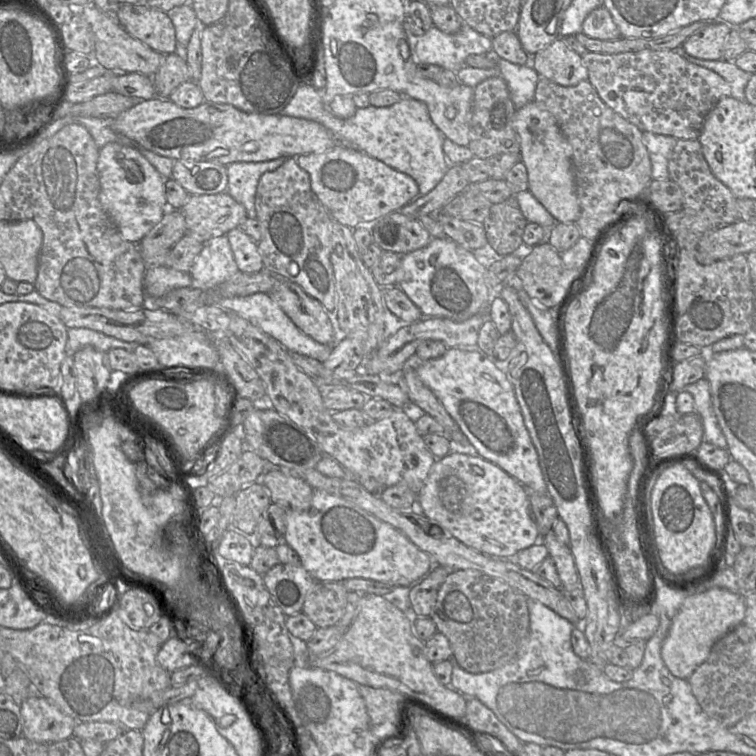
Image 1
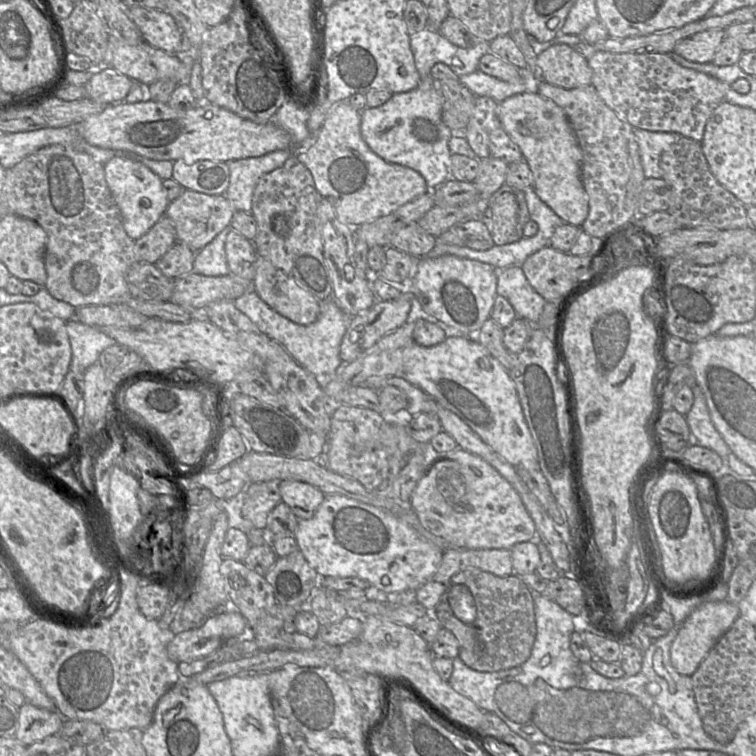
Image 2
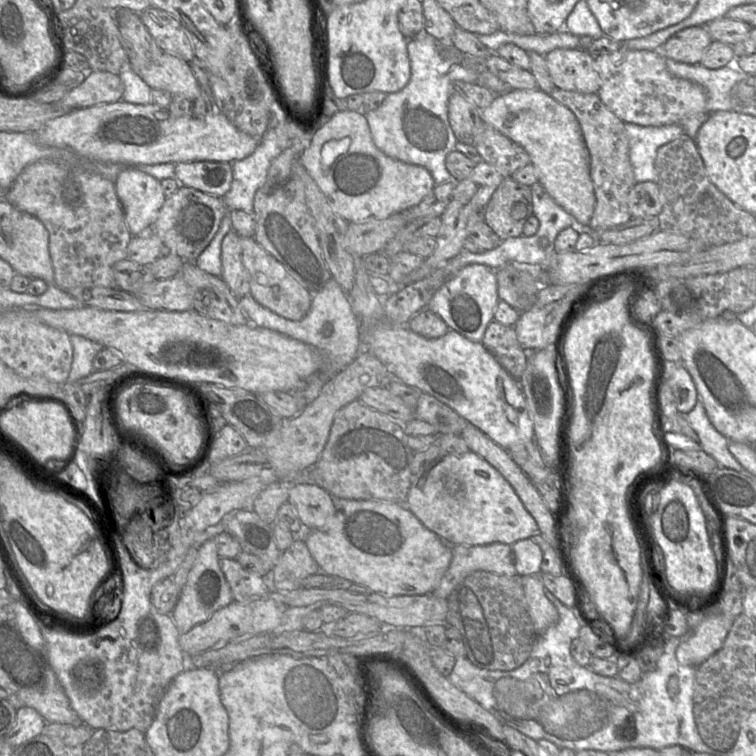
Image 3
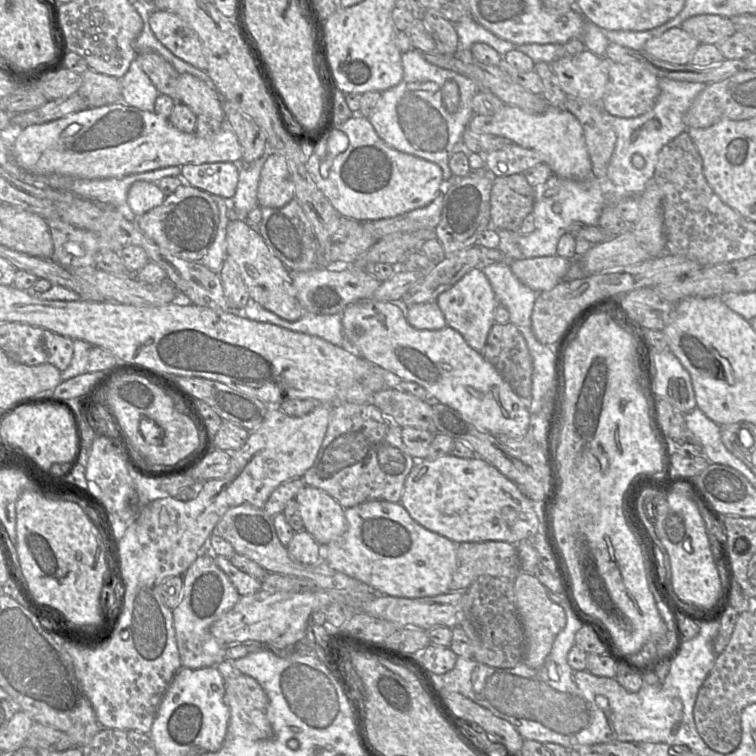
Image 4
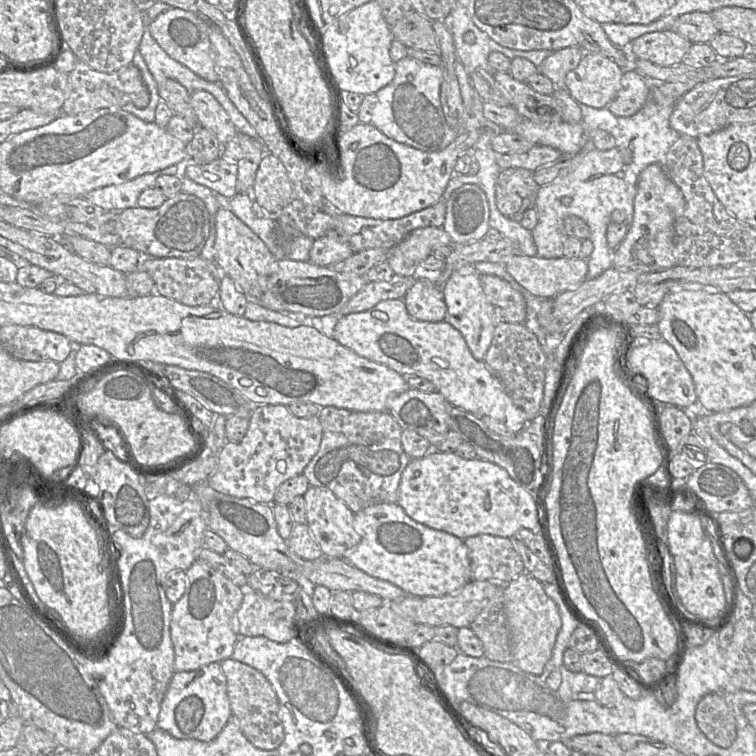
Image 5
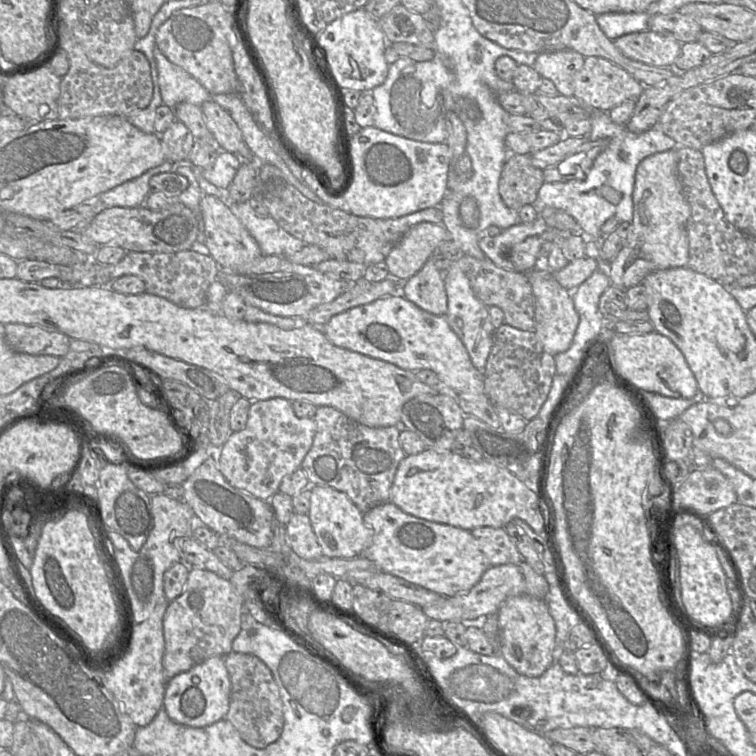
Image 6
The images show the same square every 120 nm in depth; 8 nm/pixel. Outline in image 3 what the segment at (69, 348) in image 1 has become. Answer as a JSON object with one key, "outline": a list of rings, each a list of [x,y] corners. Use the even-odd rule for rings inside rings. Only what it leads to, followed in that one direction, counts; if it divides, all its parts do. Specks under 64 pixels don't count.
{"outline":[[[69,334],[69,338],[73,347],[73,358],[66,382],[76,383],[93,372],[93,360],[104,346],[75,334]]]}

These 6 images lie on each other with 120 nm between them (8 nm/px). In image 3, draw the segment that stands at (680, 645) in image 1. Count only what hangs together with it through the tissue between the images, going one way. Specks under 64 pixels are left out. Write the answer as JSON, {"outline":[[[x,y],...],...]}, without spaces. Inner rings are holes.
{"outline":[[[713,614],[703,619],[694,633],[679,644],[675,656],[683,666],[698,666],[717,652],[732,626],[734,618]]]}

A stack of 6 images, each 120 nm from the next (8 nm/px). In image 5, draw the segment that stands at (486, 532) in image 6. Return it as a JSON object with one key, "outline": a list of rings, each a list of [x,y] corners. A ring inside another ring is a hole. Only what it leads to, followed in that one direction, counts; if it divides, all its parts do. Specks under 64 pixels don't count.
{"outline":[[[480,534],[463,541],[468,549],[471,580],[509,583],[525,572],[510,538]]]}

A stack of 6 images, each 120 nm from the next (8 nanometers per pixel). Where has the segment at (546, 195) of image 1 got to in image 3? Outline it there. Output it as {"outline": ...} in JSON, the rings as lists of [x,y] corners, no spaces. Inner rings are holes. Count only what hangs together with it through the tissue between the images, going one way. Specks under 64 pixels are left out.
{"outline":[[[539,89],[510,90],[505,94],[495,95],[492,103],[480,110],[480,117],[487,126],[493,127],[527,152],[538,173],[538,182],[558,205],[580,224],[589,224],[595,209],[595,193],[590,176],[590,157],[579,123],[567,107]]]}

